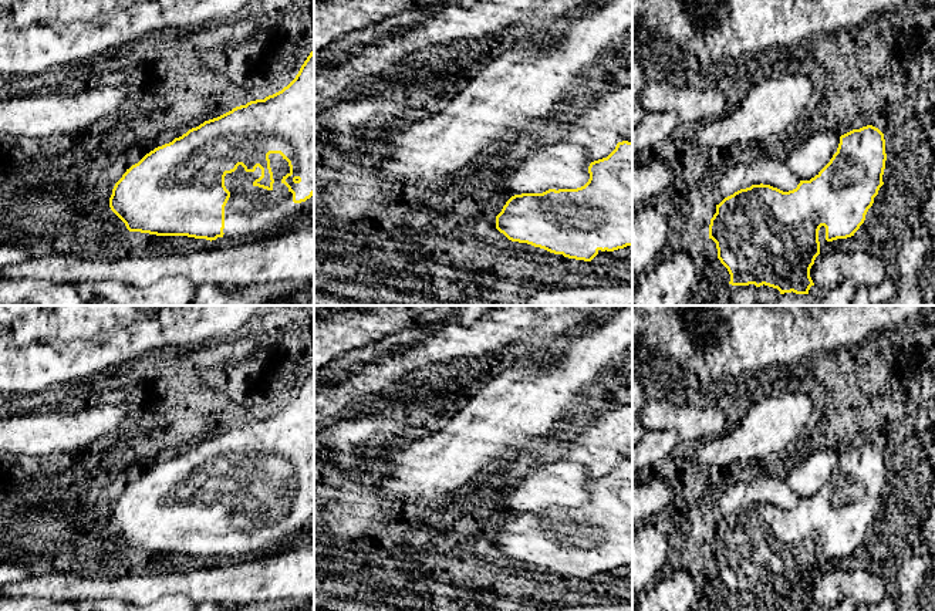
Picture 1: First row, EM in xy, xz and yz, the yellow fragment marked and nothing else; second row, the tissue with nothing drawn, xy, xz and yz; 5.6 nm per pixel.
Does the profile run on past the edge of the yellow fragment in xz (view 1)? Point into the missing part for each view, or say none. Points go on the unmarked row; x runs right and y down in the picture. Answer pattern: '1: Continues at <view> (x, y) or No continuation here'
1: No continuation here

